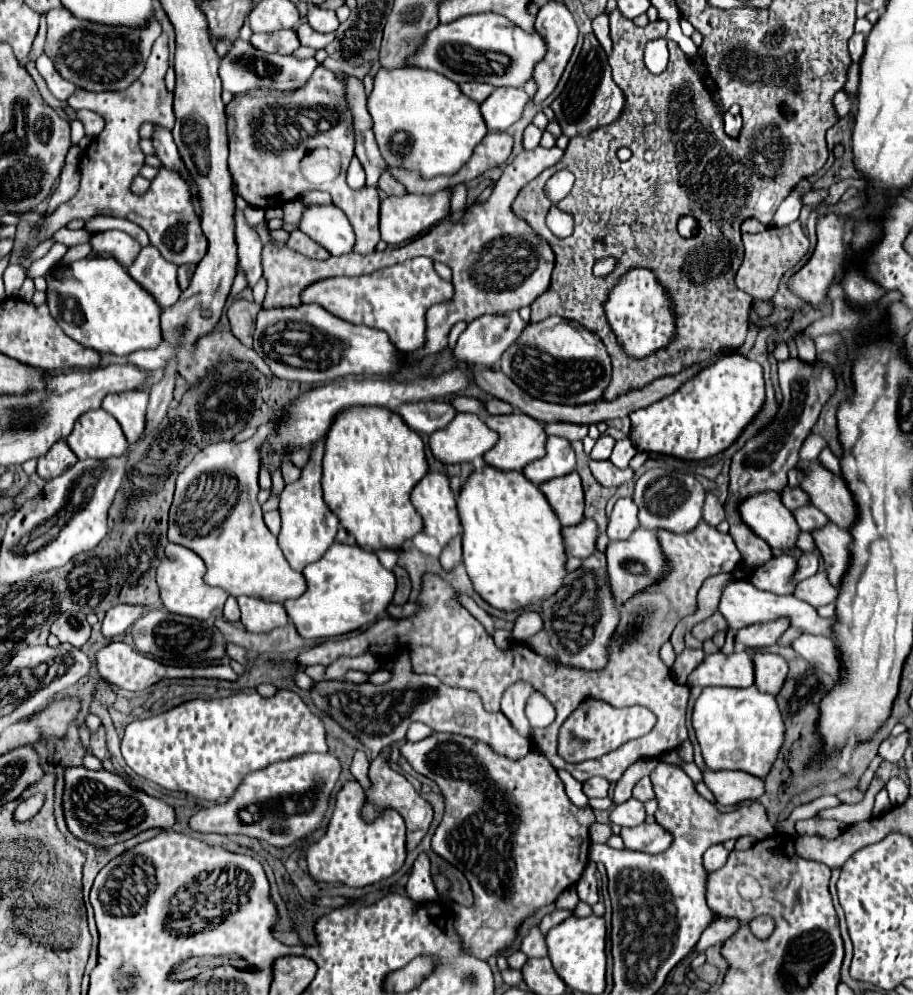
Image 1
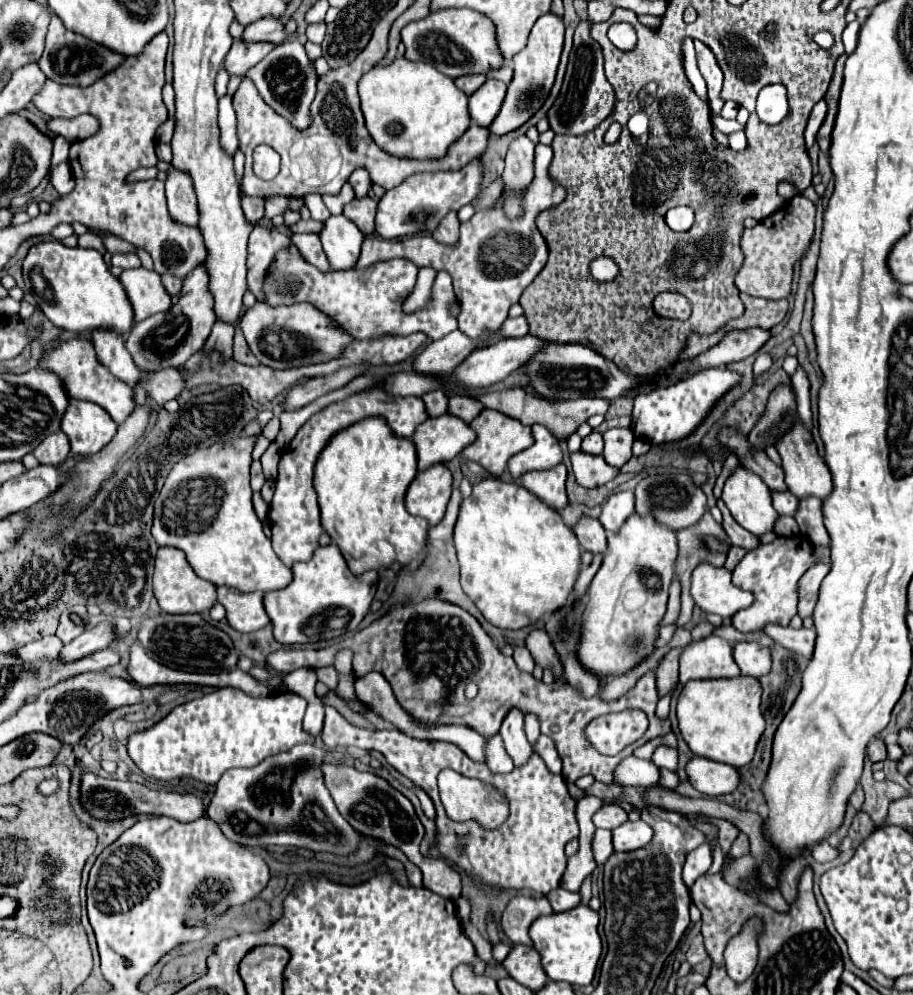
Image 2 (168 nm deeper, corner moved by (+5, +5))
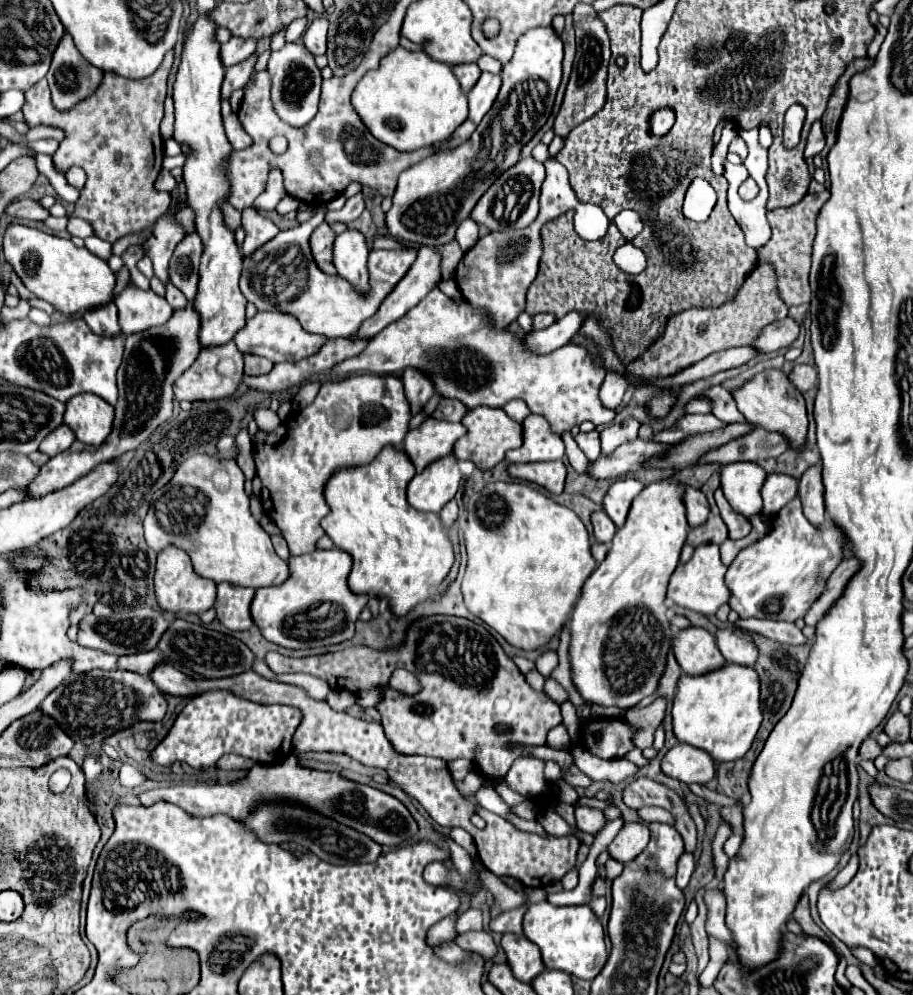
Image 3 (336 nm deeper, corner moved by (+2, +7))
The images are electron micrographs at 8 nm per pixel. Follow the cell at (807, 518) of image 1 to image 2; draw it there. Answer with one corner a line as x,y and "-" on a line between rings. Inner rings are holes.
785,491
785,493
773,493
773,507
779,511
779,515
795,515
795,511
799,509
799,499

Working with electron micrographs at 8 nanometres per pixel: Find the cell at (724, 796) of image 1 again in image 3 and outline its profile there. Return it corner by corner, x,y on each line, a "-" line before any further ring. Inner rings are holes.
678,743
660,761
660,769
666,777
678,779
682,783
700,783
706,785
716,775
716,765
706,751
700,751
692,745

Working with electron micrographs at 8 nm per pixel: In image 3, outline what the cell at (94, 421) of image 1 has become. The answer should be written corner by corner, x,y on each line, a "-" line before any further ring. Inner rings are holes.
80,393
66,403
64,423
86,445
100,445
112,431
114,407
92,393

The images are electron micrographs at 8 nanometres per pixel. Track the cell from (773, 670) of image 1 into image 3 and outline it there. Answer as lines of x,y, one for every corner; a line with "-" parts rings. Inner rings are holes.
722,627
716,631
716,645
728,663
754,665
758,659
752,637
738,627

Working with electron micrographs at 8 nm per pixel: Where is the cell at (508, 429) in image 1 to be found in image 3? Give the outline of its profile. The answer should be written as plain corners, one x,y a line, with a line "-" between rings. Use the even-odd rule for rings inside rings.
492,407
470,409
464,415
462,425
468,429
468,433
454,443
452,453
458,459
474,461
478,469
484,469
484,471
492,469
496,463
500,463
504,459
504,453
508,449
516,449
516,447
522,445
522,425
512,421
502,409
492,409

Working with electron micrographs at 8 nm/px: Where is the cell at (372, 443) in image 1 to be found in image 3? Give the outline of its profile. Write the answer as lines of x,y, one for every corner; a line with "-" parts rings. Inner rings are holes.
384,447
372,463
338,471
324,489
330,515
322,521
322,529
354,559
348,575
350,591
386,599
396,617
408,615
418,603
430,599
430,589
444,581
454,563
452,541
440,517
420,513
406,501
406,485
414,475
404,451

